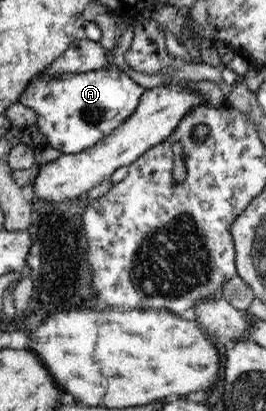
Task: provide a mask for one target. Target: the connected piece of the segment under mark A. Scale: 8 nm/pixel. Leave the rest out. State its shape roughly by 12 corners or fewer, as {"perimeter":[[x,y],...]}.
{"perimeter":[[118,68],[36,76],[19,103],[61,154],[93,147],[145,88]]}

